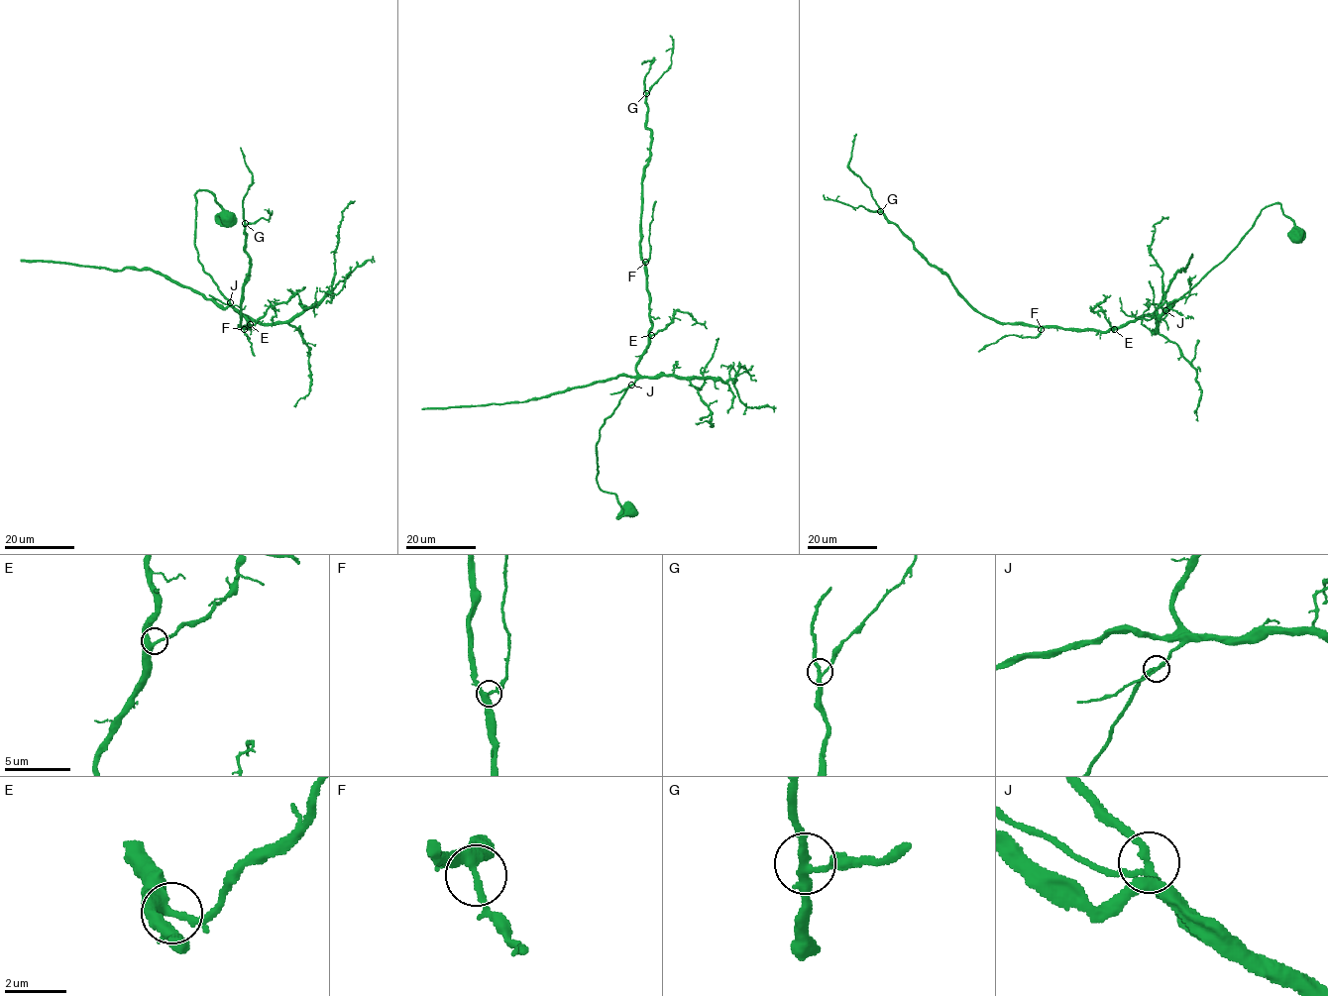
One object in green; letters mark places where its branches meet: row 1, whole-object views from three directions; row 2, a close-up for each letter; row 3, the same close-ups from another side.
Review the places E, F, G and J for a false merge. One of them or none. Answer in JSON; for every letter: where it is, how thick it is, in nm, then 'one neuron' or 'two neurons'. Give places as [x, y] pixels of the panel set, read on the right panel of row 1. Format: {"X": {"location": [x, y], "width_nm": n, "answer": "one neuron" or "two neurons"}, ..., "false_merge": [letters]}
{"E": {"location": [1114, 329], "width_nm": 340, "answer": "one neuron"}, "F": {"location": [1041, 329], "width_nm": 320, "answer": "one neuron"}, "G": {"location": [880, 211], "width_nm": 240, "answer": "one neuron"}, "J": {"location": [1165, 310], "width_nm": 200, "answer": "one neuron"}, "false_merge": []}

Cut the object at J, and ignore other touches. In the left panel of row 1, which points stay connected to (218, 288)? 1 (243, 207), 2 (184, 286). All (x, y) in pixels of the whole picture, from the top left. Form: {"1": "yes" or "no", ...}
{"1": "no", "2": "no"}

